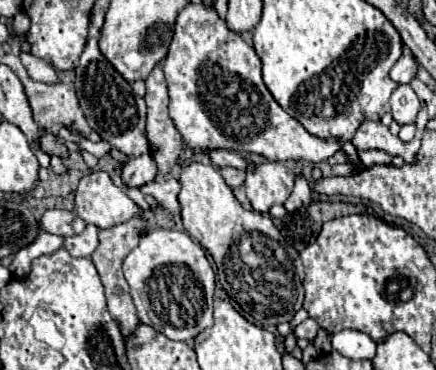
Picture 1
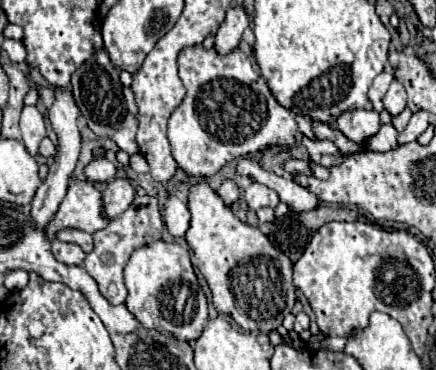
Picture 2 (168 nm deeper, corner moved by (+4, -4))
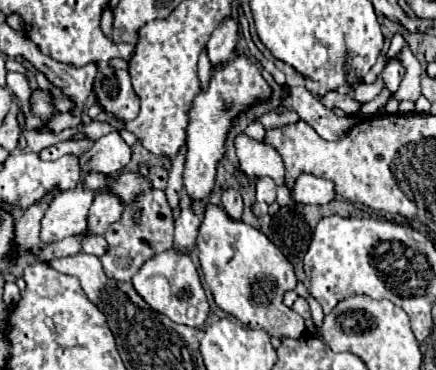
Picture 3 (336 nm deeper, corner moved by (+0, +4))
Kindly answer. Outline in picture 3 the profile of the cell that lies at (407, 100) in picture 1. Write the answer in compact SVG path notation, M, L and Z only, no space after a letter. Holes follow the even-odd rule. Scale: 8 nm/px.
M390 60L390 62L386 64L386 68L382 70L382 78L384 78L386 88L394 94L394 92L400 88L400 82L402 82L402 78L404 78L404 68L402 68L402 64L400 64L398 60Z

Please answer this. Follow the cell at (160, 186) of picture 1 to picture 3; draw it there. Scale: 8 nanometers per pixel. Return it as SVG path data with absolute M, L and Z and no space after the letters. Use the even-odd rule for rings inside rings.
M180 208L176 216L176 230L174 230L174 248L182 252L190 252L196 246L200 220L192 208Z

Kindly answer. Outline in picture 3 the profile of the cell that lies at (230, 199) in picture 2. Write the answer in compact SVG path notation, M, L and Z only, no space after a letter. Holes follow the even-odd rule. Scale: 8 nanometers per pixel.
M226 188L222 192L222 206L224 206L224 210L228 212L230 218L240 220L240 216L242 216L242 196L240 196L240 190L238 188Z

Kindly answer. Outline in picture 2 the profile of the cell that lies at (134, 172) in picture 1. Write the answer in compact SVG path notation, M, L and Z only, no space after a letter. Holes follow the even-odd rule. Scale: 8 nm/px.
M114 178L106 184L102 192L102 204L104 214L114 220L116 216L122 216L122 212L132 204L136 196L136 188L130 178Z

